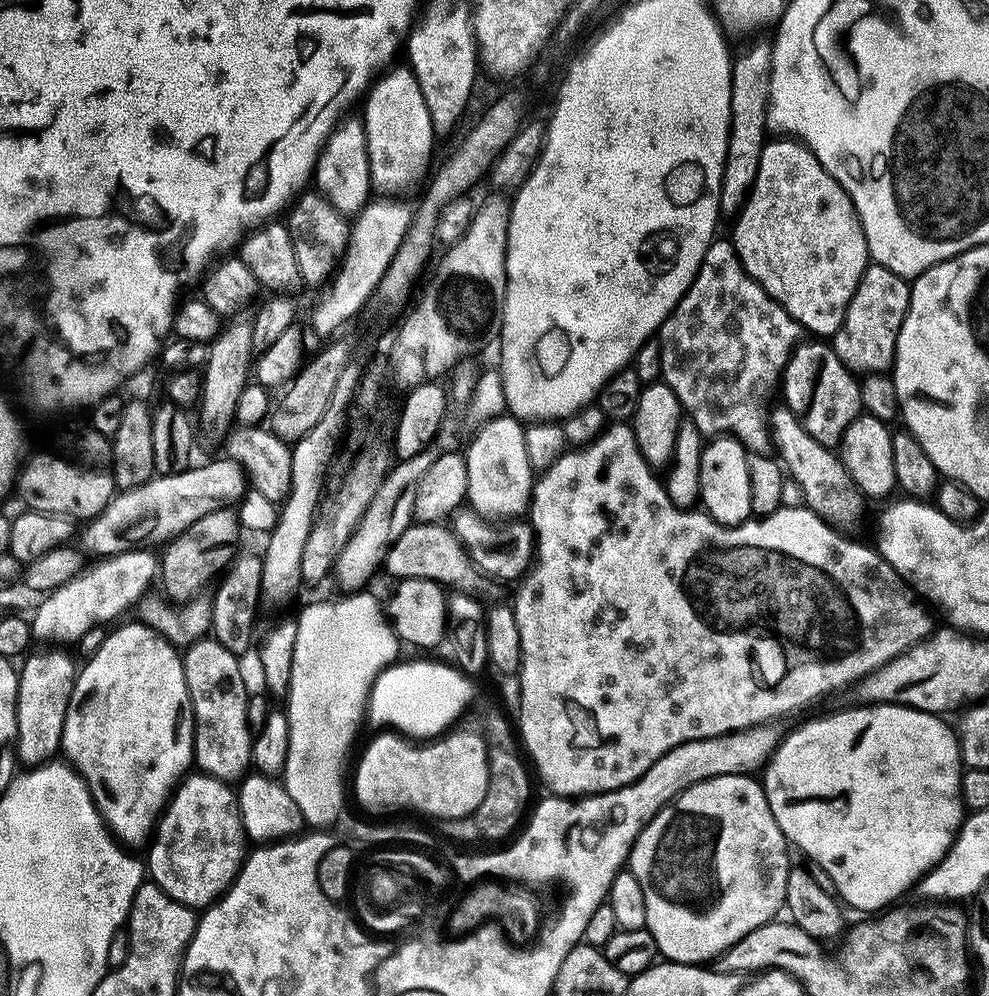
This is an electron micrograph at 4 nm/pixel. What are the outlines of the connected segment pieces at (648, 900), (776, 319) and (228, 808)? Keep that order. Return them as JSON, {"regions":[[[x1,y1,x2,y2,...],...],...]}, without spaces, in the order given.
{"regions":[[[751,775,715,776,690,786,684,792,677,794,666,807,658,810,658,814,654,814,654,818,645,824,644,829,638,834,638,838,632,843,630,871,632,877,638,882,638,886,642,886,642,898,646,906,646,927,648,933,654,938,657,953,665,961,671,961,673,964,693,965,703,965,705,962,715,961,717,957,727,952,728,948,734,946,755,928,762,927,768,921,775,921,781,915,779,914,780,908,782,912,785,907,787,876,790,869,790,861,788,862,790,845,784,839,782,830,770,810,763,783,759,779,751,780,748,776]],[[713,239,709,244,704,260,700,263,698,274,692,280,692,285,684,292,684,297,680,299,674,306,674,310,664,320,658,329,658,341,660,340,660,372,663,383,670,386,670,390,674,390,674,394,680,400,680,406,683,415,687,417,691,424,695,426,697,431,708,438,715,438,722,435,736,437,749,452,769,451,768,447,772,448,774,441,770,431,770,407,768,403,772,400,772,395,777,395,778,389,782,384,782,377,785,368,788,367,789,360,792,359,794,349,801,343,802,327,793,316,791,316,781,304,779,304,771,294,765,290,759,282,754,279,747,270,740,265,740,260,736,256,736,250,732,247,727,239]],[[207,774,189,775,172,793,162,824,172,828,172,849,168,852,168,864,172,868,151,869,151,879,174,899,188,905,193,910,204,910,216,903,232,886,240,873,240,865,246,859,246,833,240,813,240,802,235,791,227,783]]]}

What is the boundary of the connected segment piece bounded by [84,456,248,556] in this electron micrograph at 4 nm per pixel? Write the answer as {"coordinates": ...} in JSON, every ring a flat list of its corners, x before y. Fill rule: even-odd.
{"coordinates":[[222,456,221,458,204,466,187,467,170,476,153,477,136,488,127,489,113,495,107,507,87,523,85,527,87,530,84,534,85,546,96,554,113,556,127,551,130,545,144,544,140,542,161,542,162,544,172,539,176,534,184,532,198,518,205,517,208,513,216,512,217,509,225,504,232,504,237,500,243,499,244,494,248,490,248,478,245,469,239,462,230,457]]}

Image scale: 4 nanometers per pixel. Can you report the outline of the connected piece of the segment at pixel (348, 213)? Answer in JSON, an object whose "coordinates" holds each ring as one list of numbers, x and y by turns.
{"coordinates":[[359,119,346,120,333,131,324,147,320,149,320,158,316,161,314,184,317,184,315,187,319,195,327,200,340,216,352,218,369,203,368,192,373,191,373,186,372,175,368,169,368,147,364,137,364,125]]}

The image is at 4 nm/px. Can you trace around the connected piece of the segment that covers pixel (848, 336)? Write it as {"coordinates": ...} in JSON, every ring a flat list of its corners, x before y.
{"coordinates":[[869,263,850,298,840,329,830,340,830,347,836,351,836,357,853,373,884,374,893,367,896,339,908,312,909,295,910,284,905,277,886,270,881,264]]}

